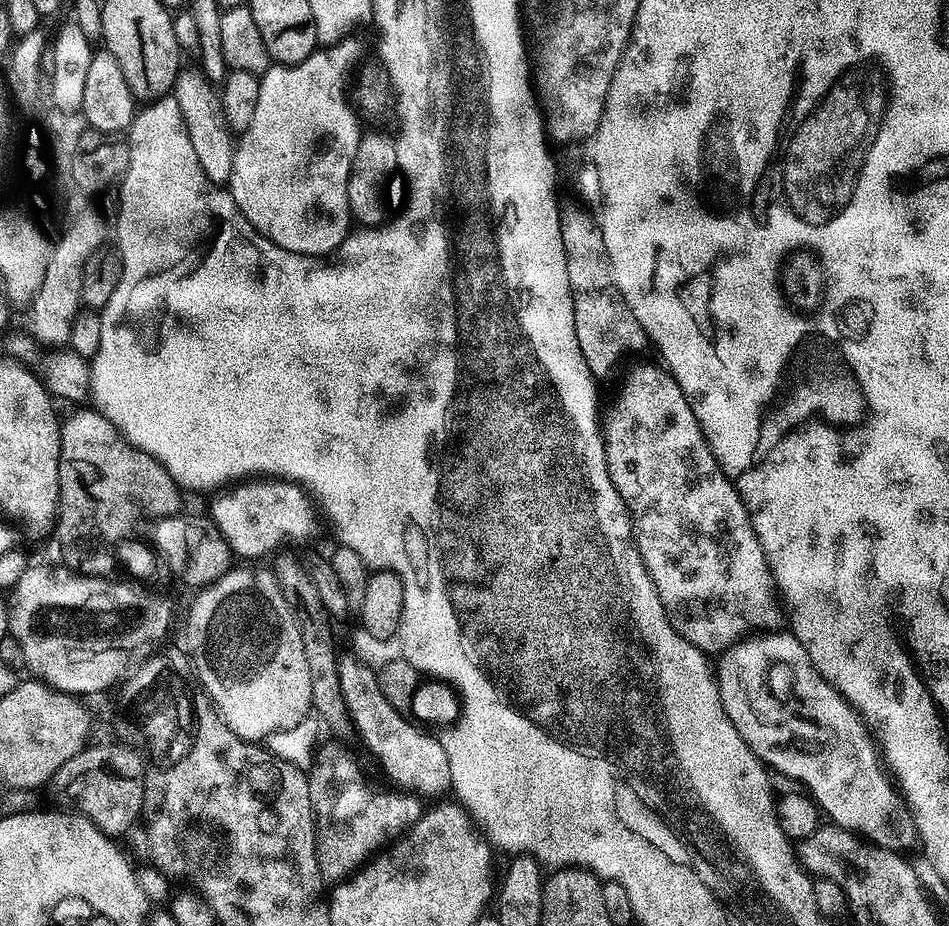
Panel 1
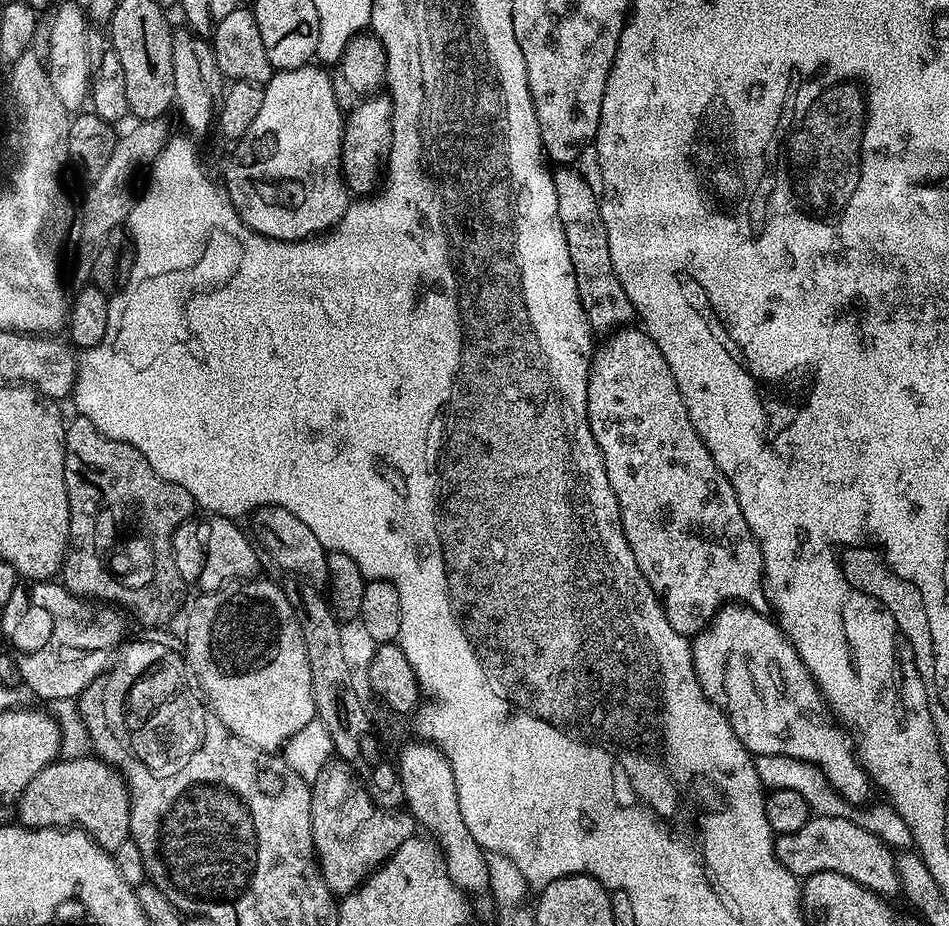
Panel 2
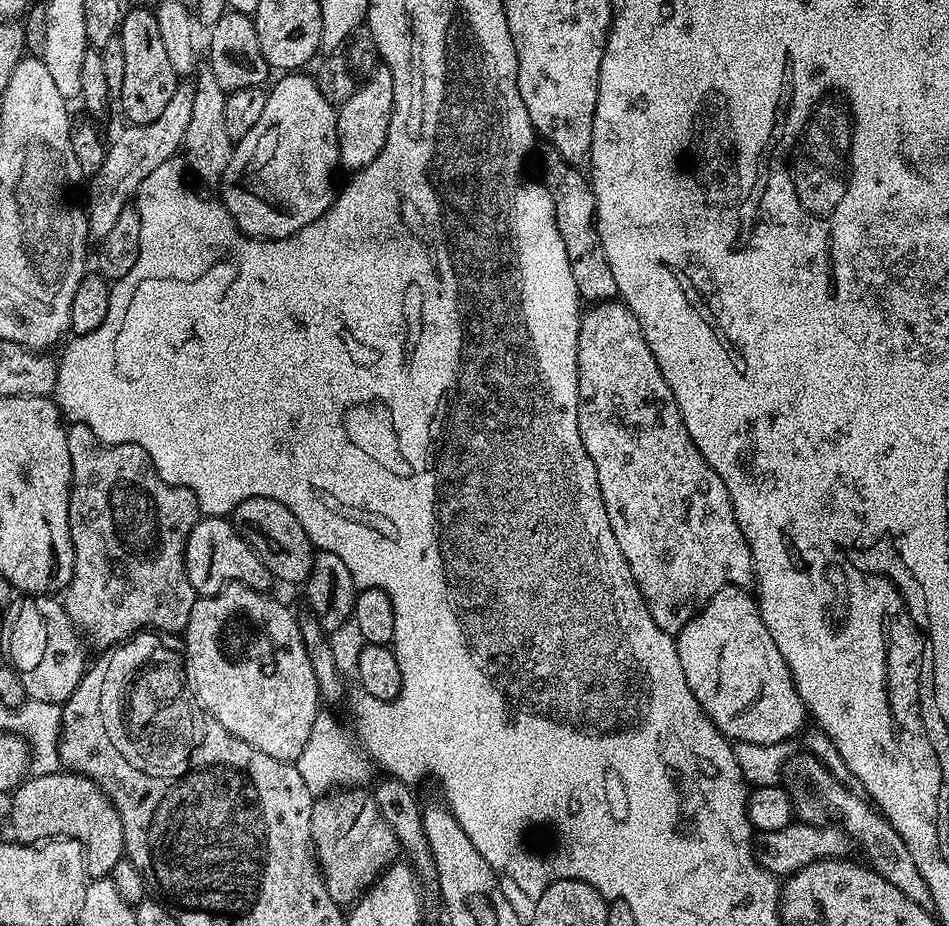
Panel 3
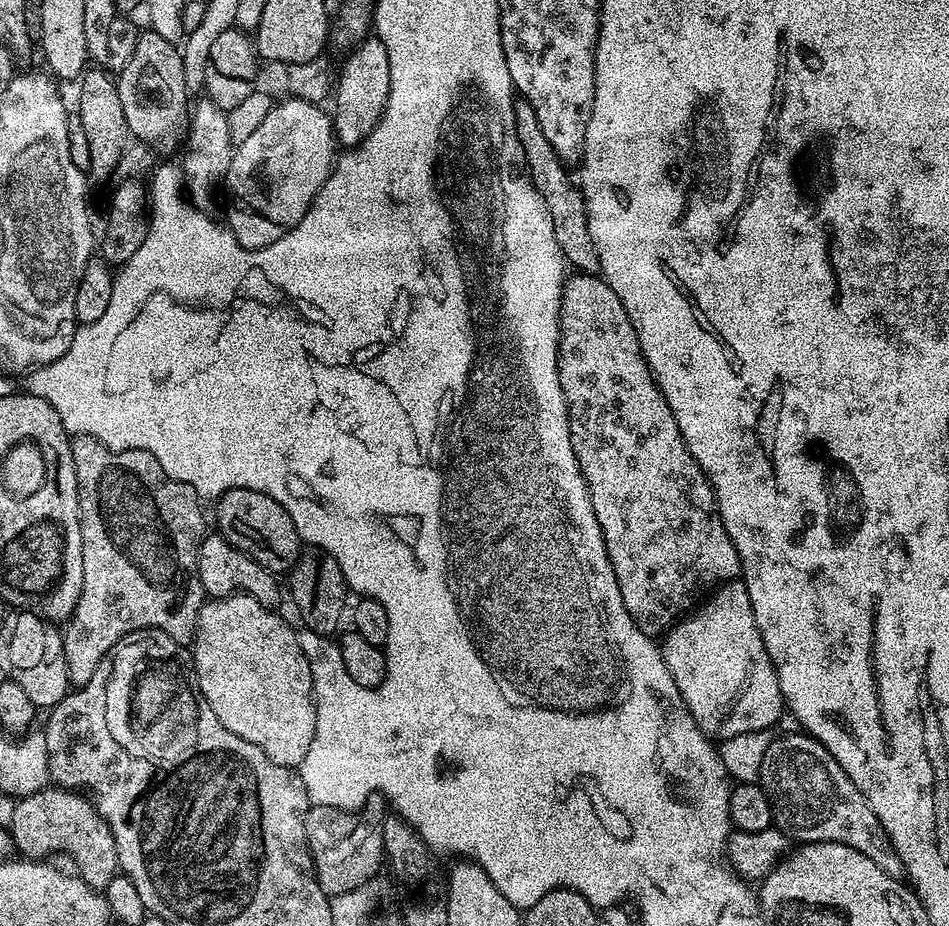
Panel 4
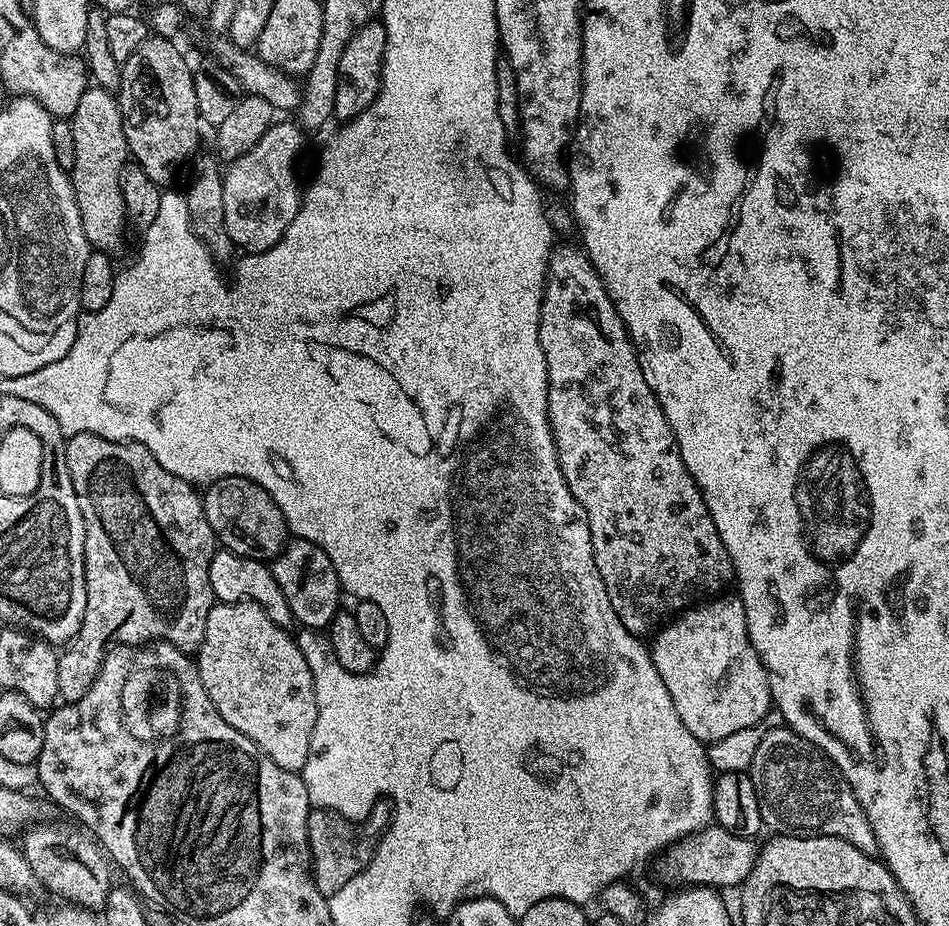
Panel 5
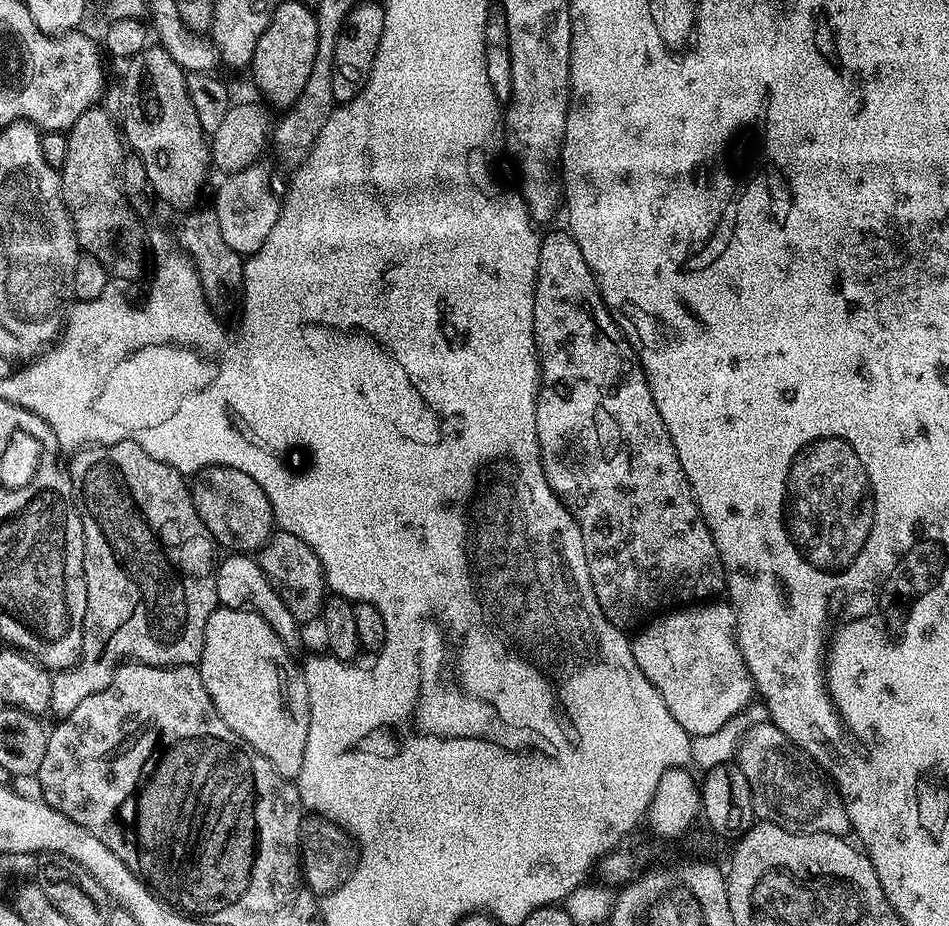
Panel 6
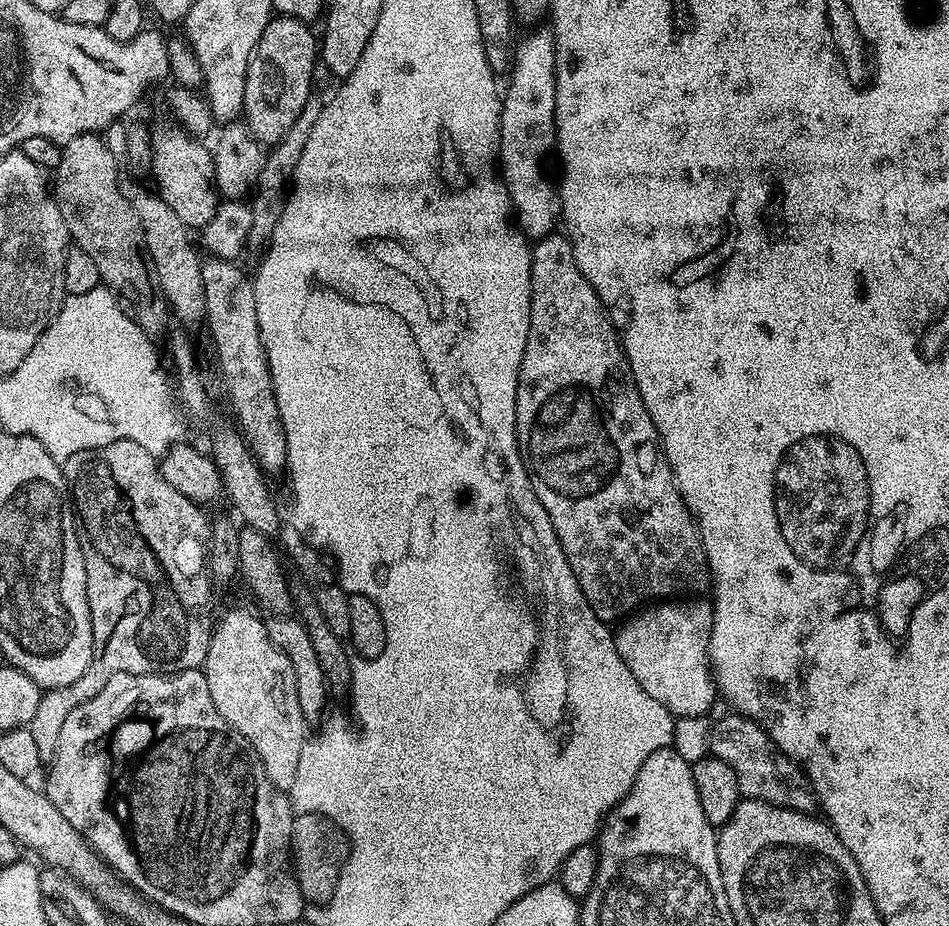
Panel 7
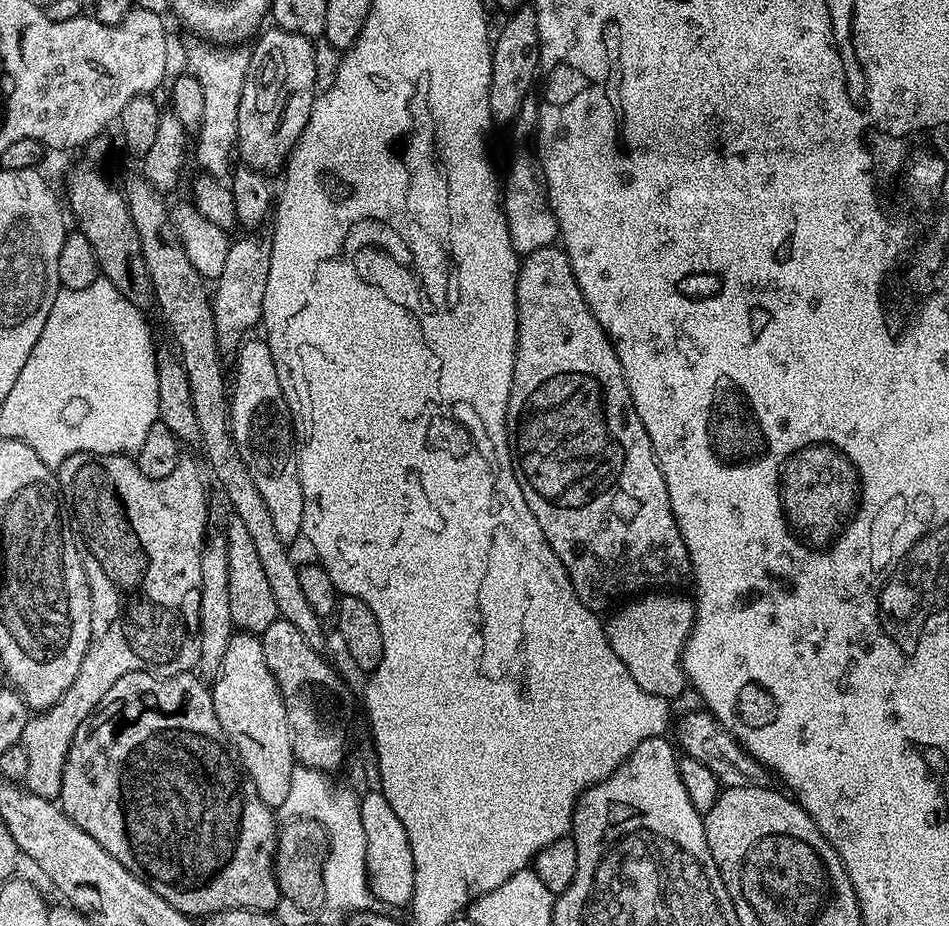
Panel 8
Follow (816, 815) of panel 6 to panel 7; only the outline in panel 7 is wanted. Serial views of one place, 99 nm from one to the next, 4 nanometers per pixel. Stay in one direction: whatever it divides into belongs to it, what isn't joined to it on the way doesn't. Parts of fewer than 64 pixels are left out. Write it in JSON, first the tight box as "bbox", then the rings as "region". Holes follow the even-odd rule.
{"bbox":[709,714,818,813],"region":[[[739,714],[731,715],[713,725],[709,749],[711,755],[726,762],[734,770],[741,797],[761,800],[795,812],[815,813],[818,808],[816,794],[803,767],[784,752],[778,751],[768,732],[762,730],[754,721]]]}

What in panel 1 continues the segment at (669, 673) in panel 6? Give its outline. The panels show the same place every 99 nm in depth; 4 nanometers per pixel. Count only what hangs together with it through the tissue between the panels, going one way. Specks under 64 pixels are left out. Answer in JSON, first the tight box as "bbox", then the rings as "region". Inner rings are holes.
{"bbox":[714,630,918,854],"region":[[[777,630],[740,640],[719,653],[717,660],[720,661],[714,664],[716,685],[726,718],[734,722],[734,730],[742,734],[742,742],[750,746],[765,766],[773,773],[781,772],[805,784],[800,786],[820,805],[821,813],[831,823],[855,832],[867,843],[901,854],[907,853],[907,848],[917,847],[918,835],[912,809],[901,789],[895,783],[892,785],[893,777],[864,717],[833,684],[818,674],[814,662],[810,662],[810,654],[806,654],[802,642],[798,642],[791,631]]]}

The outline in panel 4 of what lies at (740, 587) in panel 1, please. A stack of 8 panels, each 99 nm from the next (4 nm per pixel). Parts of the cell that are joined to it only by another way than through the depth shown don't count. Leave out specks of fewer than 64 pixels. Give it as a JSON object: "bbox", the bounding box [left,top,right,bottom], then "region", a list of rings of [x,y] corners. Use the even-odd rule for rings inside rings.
{"bbox":[558,274,741,638],"region":[[[572,274],[564,281],[562,298],[560,299],[558,374],[564,397],[568,403],[568,425],[572,431],[574,454],[578,458],[578,466],[582,470],[584,481],[588,484],[590,502],[594,502],[594,514],[598,518],[598,526],[602,526],[606,554],[610,558],[610,566],[614,566],[614,578],[618,578],[618,590],[622,590],[622,602],[626,606],[630,618],[634,618],[638,630],[642,630],[642,634],[653,638],[663,637],[673,624],[697,607],[701,597],[711,593],[717,586],[723,586],[741,575],[740,559],[738,558],[738,550],[734,550],[734,542],[730,542],[730,534],[726,534],[726,526],[722,526],[722,518],[716,505],[716,495],[712,484],[698,466],[698,462],[694,462],[694,458],[688,453],[688,447],[682,438],[682,430],[678,430],[678,422],[674,422],[674,414],[670,414],[670,406],[666,406],[666,398],[660,393],[650,374],[648,363],[645,362],[640,349],[638,334],[634,334],[634,326],[630,322],[622,302],[618,302],[618,294],[614,294],[614,290],[610,290],[608,283],[599,275]]]}

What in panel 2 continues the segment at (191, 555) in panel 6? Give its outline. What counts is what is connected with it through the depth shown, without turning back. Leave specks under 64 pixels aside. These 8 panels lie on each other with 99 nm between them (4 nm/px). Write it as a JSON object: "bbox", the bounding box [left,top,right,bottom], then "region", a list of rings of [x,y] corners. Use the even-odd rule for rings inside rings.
{"bbox":[62,414,194,624],"region":[[[76,414],[73,417],[73,420],[69,419],[67,421],[64,429],[64,477],[66,478],[70,518],[68,519],[68,550],[64,554],[62,583],[69,592],[76,596],[97,598],[99,601],[113,602],[118,606],[125,606],[124,604],[126,604],[136,611],[137,618],[144,624],[164,624],[180,608],[182,581],[172,557],[172,536],[178,530],[178,526],[182,526],[188,520],[193,519],[194,512],[192,512],[192,508],[194,509],[194,501],[192,495],[186,490],[182,490],[180,484],[163,480],[150,466],[150,462],[146,462],[144,455],[134,446],[109,436],[103,436],[94,426],[94,422],[90,422],[82,415]]]}

